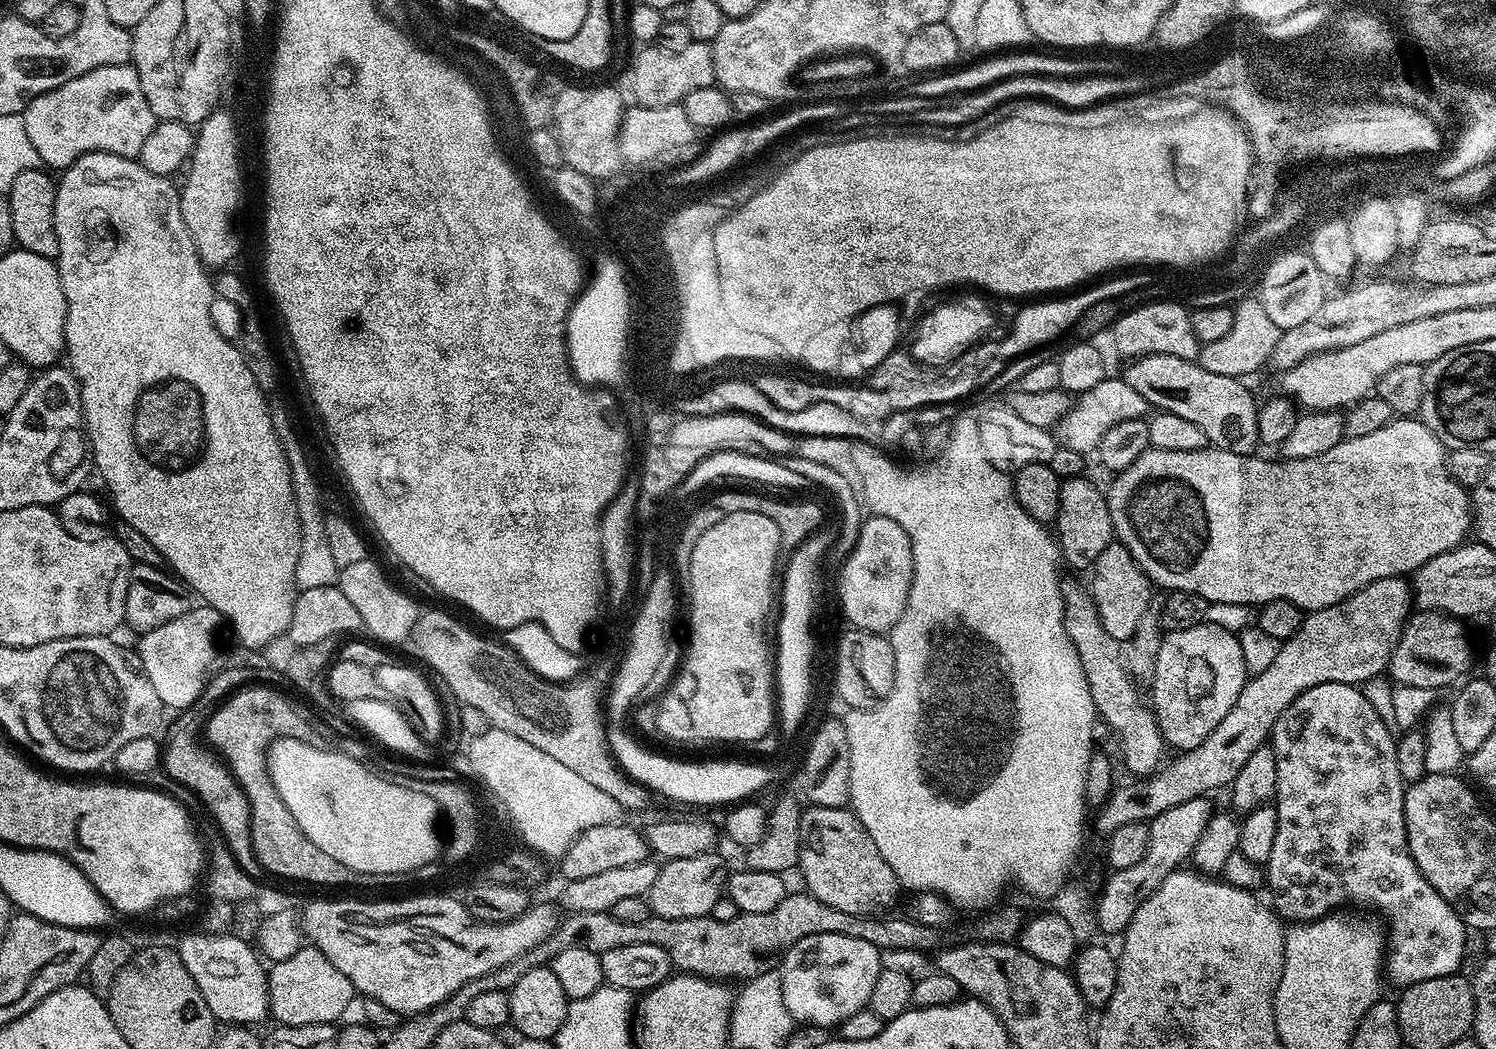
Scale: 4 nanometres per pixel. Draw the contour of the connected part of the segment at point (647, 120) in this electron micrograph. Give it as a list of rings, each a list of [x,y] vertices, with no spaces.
[[[683,103],[670,106],[642,106],[636,104],[629,107],[620,123],[620,156],[625,165],[647,166],[655,160],[665,160],[668,166],[676,166],[676,156],[680,156],[680,166],[697,160],[702,151],[700,144],[701,129],[690,122]]]

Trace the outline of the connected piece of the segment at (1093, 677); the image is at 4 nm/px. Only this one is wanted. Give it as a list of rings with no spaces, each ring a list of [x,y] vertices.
[[[1078,581],[1065,583],[1064,589],[1064,622],[1063,626],[1086,674],[1090,694],[1094,698],[1096,715],[1116,731],[1120,739],[1120,748],[1124,751],[1124,764],[1132,774],[1151,774],[1161,767],[1165,759],[1166,745],[1156,713],[1140,697],[1138,685],[1128,671],[1126,652],[1121,641],[1116,640],[1106,631],[1106,626],[1098,618],[1098,606],[1092,601],[1092,593]]]

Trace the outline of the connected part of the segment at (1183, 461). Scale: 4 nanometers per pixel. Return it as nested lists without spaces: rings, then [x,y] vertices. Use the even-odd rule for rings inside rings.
[[[1393,418],[1389,424],[1382,426],[1382,430],[1374,430],[1374,434],[1366,434],[1366,438],[1354,438],[1353,440],[1345,438],[1340,441],[1338,446],[1326,450],[1326,454],[1318,454],[1314,458],[1298,458],[1297,460],[1275,459],[1276,460],[1263,460],[1260,454],[1243,456],[1242,454],[1234,454],[1230,450],[1222,450],[1221,448],[1211,446],[1199,448],[1198,450],[1158,450],[1157,448],[1149,446],[1133,464],[1126,466],[1126,470],[1115,473],[1115,475],[1111,477],[1112,485],[1106,488],[1108,505],[1110,506],[1110,522],[1112,523],[1115,539],[1122,546],[1126,546],[1126,550],[1130,550],[1134,562],[1138,562],[1138,566],[1148,575],[1148,579],[1152,581],[1153,585],[1160,587],[1161,584],[1164,590],[1171,590],[1173,592],[1186,590],[1190,594],[1198,594],[1202,598],[1206,598],[1209,604],[1217,604],[1218,602],[1238,602],[1239,604],[1247,604],[1249,606],[1259,606],[1269,604],[1275,600],[1285,600],[1286,602],[1294,602],[1294,606],[1298,606],[1305,613],[1321,612],[1326,606],[1340,604],[1346,598],[1350,598],[1354,595],[1358,590],[1370,586],[1370,582],[1378,582],[1378,578],[1390,578],[1391,576],[1407,577],[1409,574],[1414,574],[1430,558],[1434,558],[1438,554],[1446,554],[1450,550],[1459,548],[1461,544],[1469,539],[1470,529],[1473,527],[1469,489],[1462,487],[1448,472],[1448,458],[1444,445],[1438,442],[1438,438],[1434,438],[1434,434],[1419,419]]]

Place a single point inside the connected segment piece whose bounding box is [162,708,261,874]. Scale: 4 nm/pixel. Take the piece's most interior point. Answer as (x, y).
(202, 771)

